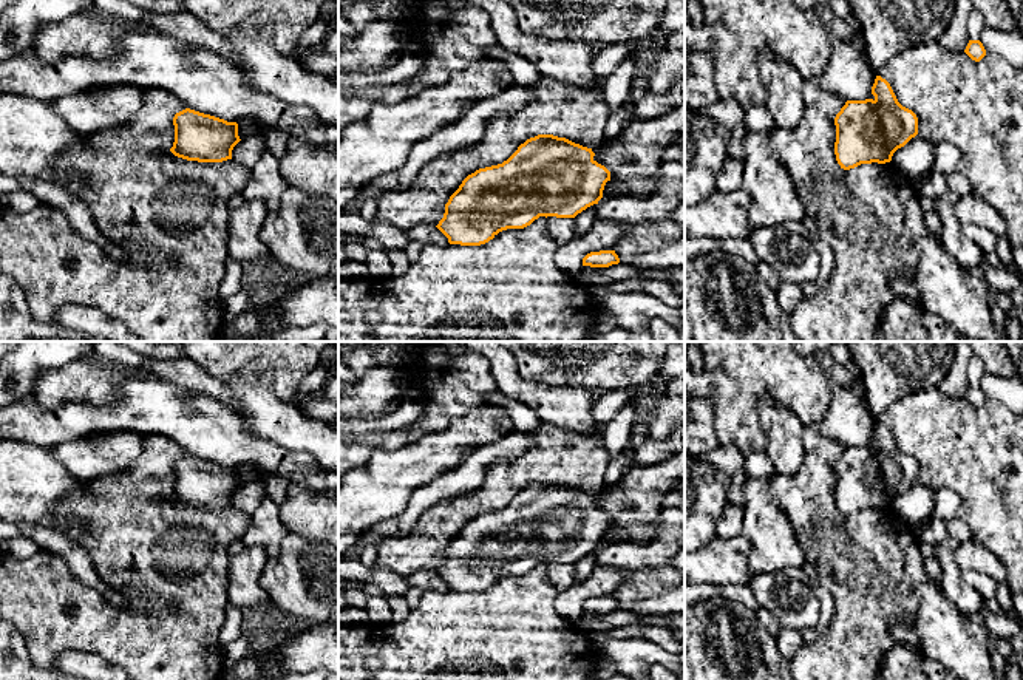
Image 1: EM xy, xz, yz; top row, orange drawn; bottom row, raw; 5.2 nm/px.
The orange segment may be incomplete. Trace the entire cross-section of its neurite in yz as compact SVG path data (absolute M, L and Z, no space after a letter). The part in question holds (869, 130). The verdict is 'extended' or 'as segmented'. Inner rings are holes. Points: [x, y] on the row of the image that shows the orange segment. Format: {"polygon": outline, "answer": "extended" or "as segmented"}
{"polygon": "M876 76L872 94L875 96L873 99L847 100L834 117L834 155L844 170L855 168L861 164L890 162L893 153L918 134L916 114L898 102L885 79Z", "answer": "as segmented"}

